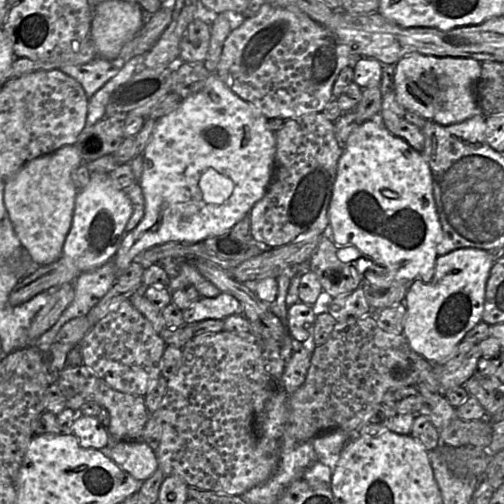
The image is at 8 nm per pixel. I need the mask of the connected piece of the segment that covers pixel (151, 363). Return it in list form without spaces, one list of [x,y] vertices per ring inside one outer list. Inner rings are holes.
[[[126,299],[112,307],[79,343],[83,363],[113,389],[145,396],[161,376],[166,343],[151,322]]]

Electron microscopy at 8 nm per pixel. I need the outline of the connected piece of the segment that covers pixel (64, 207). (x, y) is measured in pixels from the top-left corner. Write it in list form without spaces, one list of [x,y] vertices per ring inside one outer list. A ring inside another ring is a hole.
[[[76,145],[60,149],[27,162],[5,183],[4,204],[22,247],[40,266],[55,262],[71,229],[79,189],[72,174],[83,163]]]

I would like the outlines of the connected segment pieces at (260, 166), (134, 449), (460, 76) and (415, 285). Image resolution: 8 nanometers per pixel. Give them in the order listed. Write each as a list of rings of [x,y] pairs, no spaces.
[[[220,13],[213,17],[210,25],[210,44],[207,58],[204,62],[205,68],[209,71],[209,77],[205,86],[197,93],[183,99],[181,104],[171,113],[161,117],[155,127],[154,133],[148,145],[143,152],[143,171],[139,184],[143,190],[145,197],[145,214],[140,223],[131,232],[127,232],[121,242],[121,245],[112,259],[114,261],[118,272],[123,272],[134,261],[135,257],[145,250],[157,245],[165,244],[168,242],[179,243],[198,243],[203,242],[207,238],[218,236],[226,231],[232,231],[233,226],[243,219],[254,206],[254,204],[262,198],[265,194],[267,187],[271,181],[273,168],[275,163],[276,153],[276,138],[275,133],[268,127],[268,118],[263,115],[253,104],[243,100],[230,90],[215,74],[216,67],[219,63],[223,45],[232,29],[234,29],[245,18],[241,15],[234,15],[232,13]]]
[[[112,439],[105,450],[117,466],[141,482],[149,478],[158,467],[156,453],[141,439],[126,441]]]
[[[410,54],[395,65],[394,92],[405,110],[416,112],[427,121],[447,126],[480,113],[475,96],[475,84],[480,74],[481,63],[473,58]]]
[[[471,247],[460,248],[437,257],[434,275],[429,283],[414,280],[409,284],[403,301],[406,306],[403,335],[417,354],[432,364],[446,363],[466,333],[482,321],[486,282],[493,263],[489,251]]]

